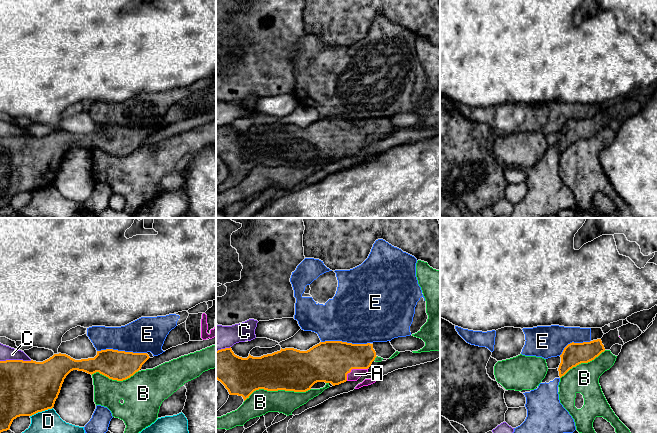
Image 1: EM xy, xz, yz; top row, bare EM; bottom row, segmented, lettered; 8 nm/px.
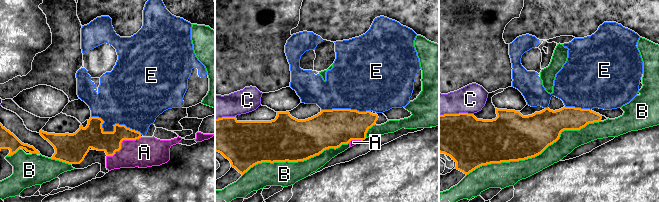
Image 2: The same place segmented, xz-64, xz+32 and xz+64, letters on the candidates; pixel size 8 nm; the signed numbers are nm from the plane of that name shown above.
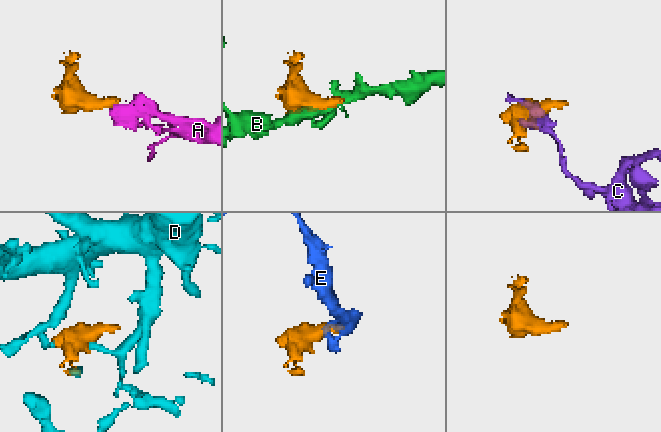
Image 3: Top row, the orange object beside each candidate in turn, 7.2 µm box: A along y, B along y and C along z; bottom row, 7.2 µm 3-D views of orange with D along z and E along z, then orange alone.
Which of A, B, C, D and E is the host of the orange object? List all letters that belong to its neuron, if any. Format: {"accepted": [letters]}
{"accepted": ["A"]}

